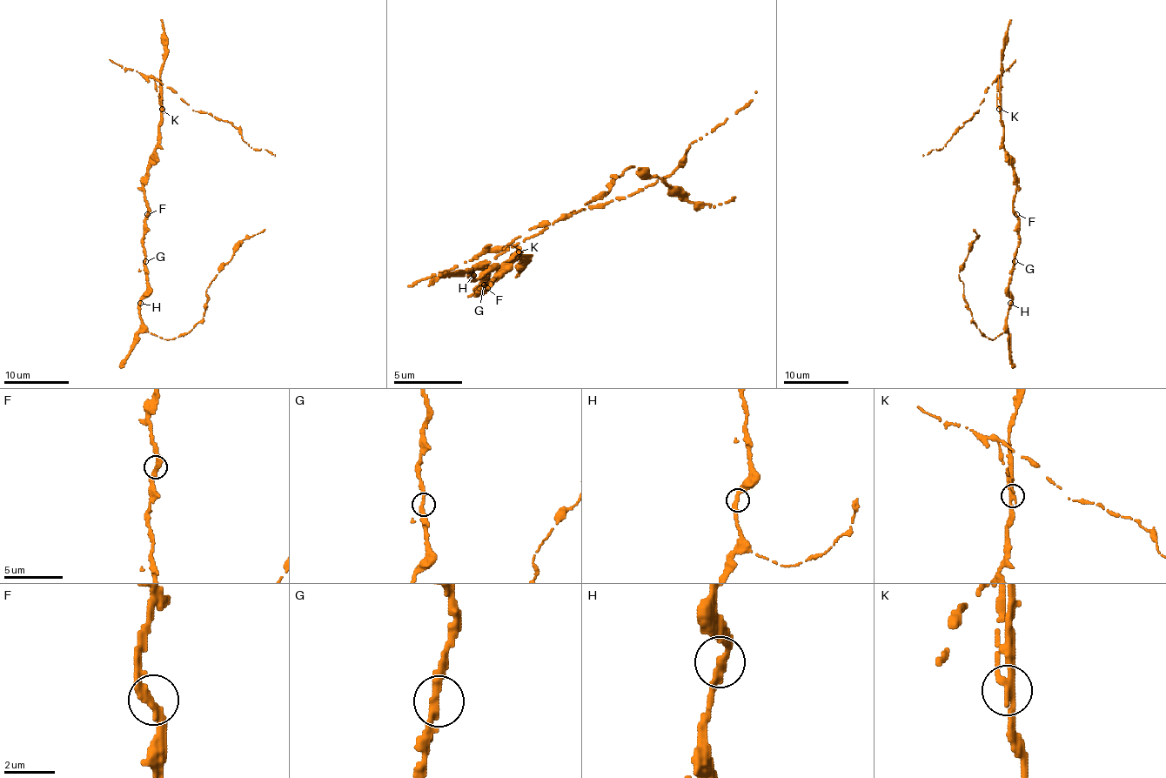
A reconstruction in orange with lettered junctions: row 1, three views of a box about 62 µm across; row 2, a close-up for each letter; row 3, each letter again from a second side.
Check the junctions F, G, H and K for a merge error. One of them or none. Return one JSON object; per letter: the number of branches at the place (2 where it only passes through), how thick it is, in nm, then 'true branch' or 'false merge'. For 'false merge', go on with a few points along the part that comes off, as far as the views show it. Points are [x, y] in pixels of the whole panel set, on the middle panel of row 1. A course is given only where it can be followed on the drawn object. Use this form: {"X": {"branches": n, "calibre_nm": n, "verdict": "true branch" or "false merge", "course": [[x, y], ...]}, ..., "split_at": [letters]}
{"F": {"branches": 2, "calibre_nm": 360, "verdict": "true branch"}, "G": {"branches": 2, "calibre_nm": 320, "verdict": "true branch"}, "H": {"branches": 2, "calibre_nm": 320, "verdict": "true branch"}, "K": {"branches": 2, "calibre_nm": 320, "verdict": "false merge", "course": [[518, 251], [504, 247], [548, 220], [654, 186], [706, 135], [747, 107], [756, 90]]}, "split_at": ["K"]}

